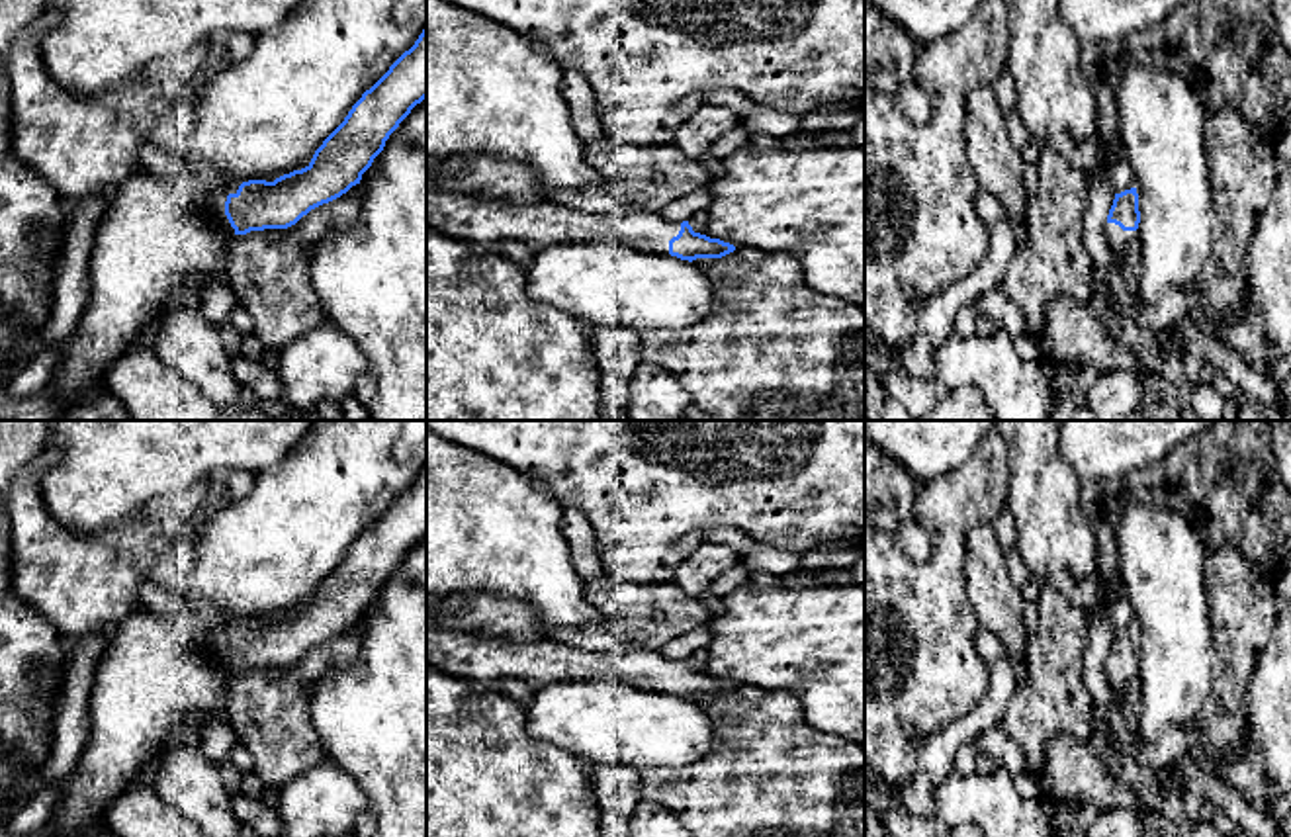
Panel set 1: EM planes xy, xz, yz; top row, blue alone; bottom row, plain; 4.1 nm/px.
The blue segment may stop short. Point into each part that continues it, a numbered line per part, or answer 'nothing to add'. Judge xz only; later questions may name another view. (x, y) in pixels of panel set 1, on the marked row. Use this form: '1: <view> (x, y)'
1: xz (452, 214)

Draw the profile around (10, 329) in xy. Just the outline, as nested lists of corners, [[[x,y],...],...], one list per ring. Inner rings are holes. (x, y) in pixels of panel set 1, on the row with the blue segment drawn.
[[[0,319],[0,387],[6,385],[14,370],[18,368],[16,356],[22,338],[22,319]]]

